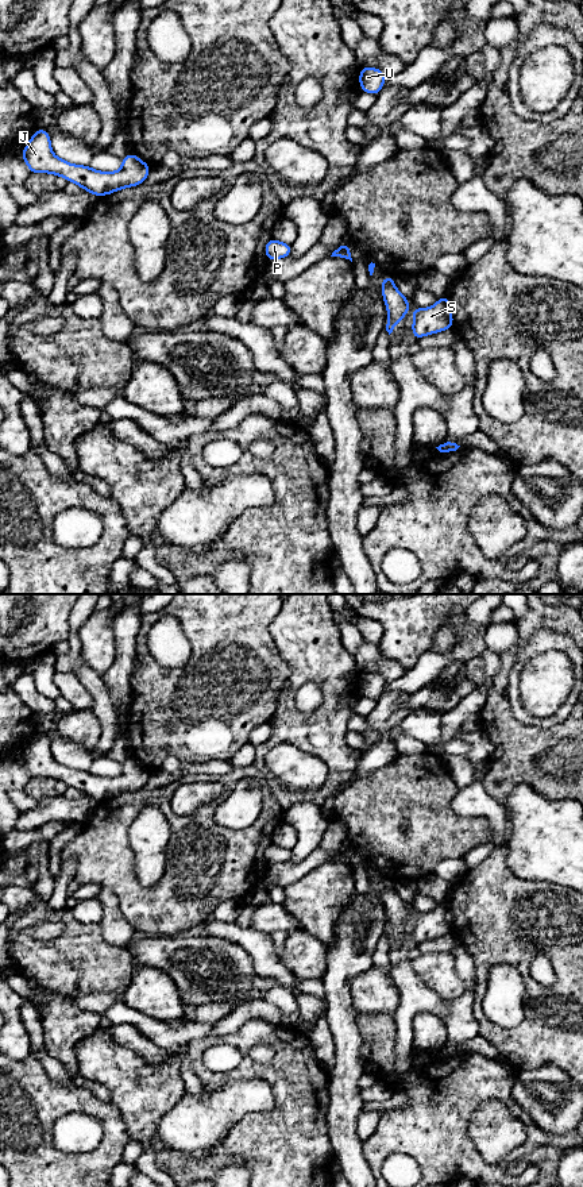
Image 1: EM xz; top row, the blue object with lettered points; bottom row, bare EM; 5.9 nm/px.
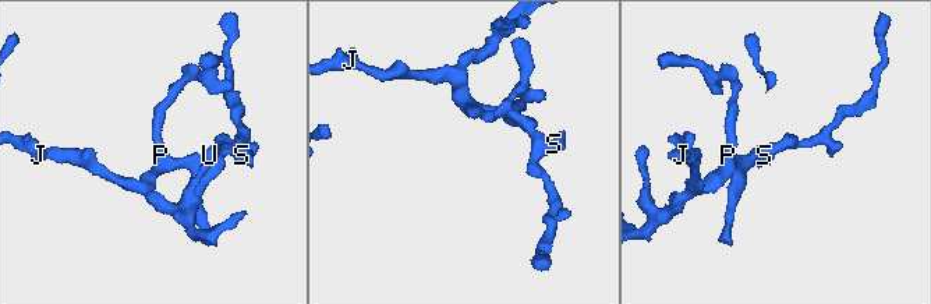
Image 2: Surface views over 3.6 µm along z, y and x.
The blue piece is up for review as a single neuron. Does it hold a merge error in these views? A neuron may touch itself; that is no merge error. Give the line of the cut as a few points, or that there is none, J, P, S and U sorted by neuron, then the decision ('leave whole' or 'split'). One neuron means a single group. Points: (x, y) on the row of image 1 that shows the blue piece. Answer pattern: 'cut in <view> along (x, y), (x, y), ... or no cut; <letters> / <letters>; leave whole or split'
no cut; J P S U; leave whole

